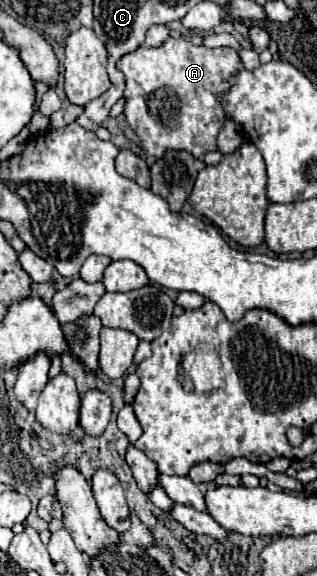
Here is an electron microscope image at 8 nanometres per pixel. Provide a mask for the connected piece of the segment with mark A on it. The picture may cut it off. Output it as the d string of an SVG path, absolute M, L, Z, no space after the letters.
M168 37L158 49L138 47L134 53L124 55L118 61L118 69L126 75L126 119L142 139L148 155L162 157L168 149L176 149L204 159L208 151L218 149L216 137L226 121L218 95L226 93L226 79L242 69L240 55L232 47L208 49L204 45L196 47L182 37Z

